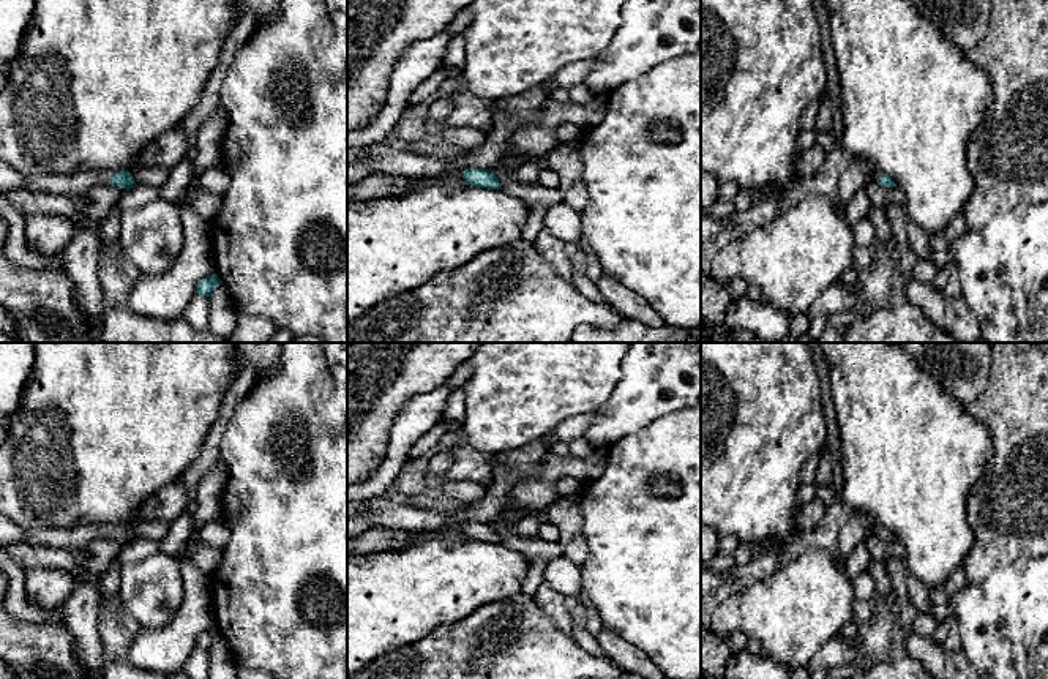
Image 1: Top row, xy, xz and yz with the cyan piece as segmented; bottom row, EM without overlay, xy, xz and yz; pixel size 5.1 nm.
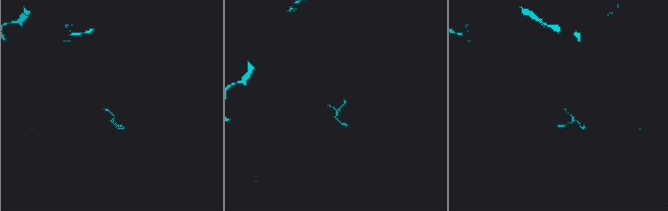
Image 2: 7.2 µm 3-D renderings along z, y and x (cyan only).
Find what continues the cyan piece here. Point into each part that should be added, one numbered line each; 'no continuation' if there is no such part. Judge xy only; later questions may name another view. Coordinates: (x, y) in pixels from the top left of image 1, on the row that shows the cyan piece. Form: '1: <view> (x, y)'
1: xy (78, 183)

